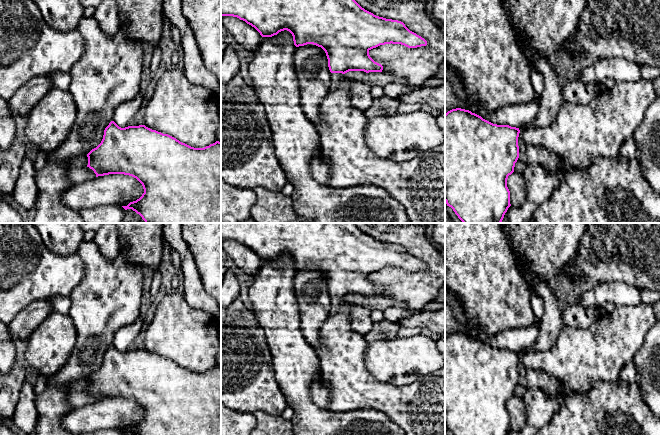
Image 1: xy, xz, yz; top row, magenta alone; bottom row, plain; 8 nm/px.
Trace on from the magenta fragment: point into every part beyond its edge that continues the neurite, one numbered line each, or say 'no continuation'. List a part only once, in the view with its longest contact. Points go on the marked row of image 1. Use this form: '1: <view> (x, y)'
1: xz (335, 77)

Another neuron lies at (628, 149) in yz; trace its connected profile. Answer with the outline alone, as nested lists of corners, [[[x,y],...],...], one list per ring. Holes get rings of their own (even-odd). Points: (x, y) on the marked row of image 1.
[[[634,136],[629,137],[620,147],[619,151],[620,155],[629,158],[635,159],[636,158],[636,144],[634,140]]]

